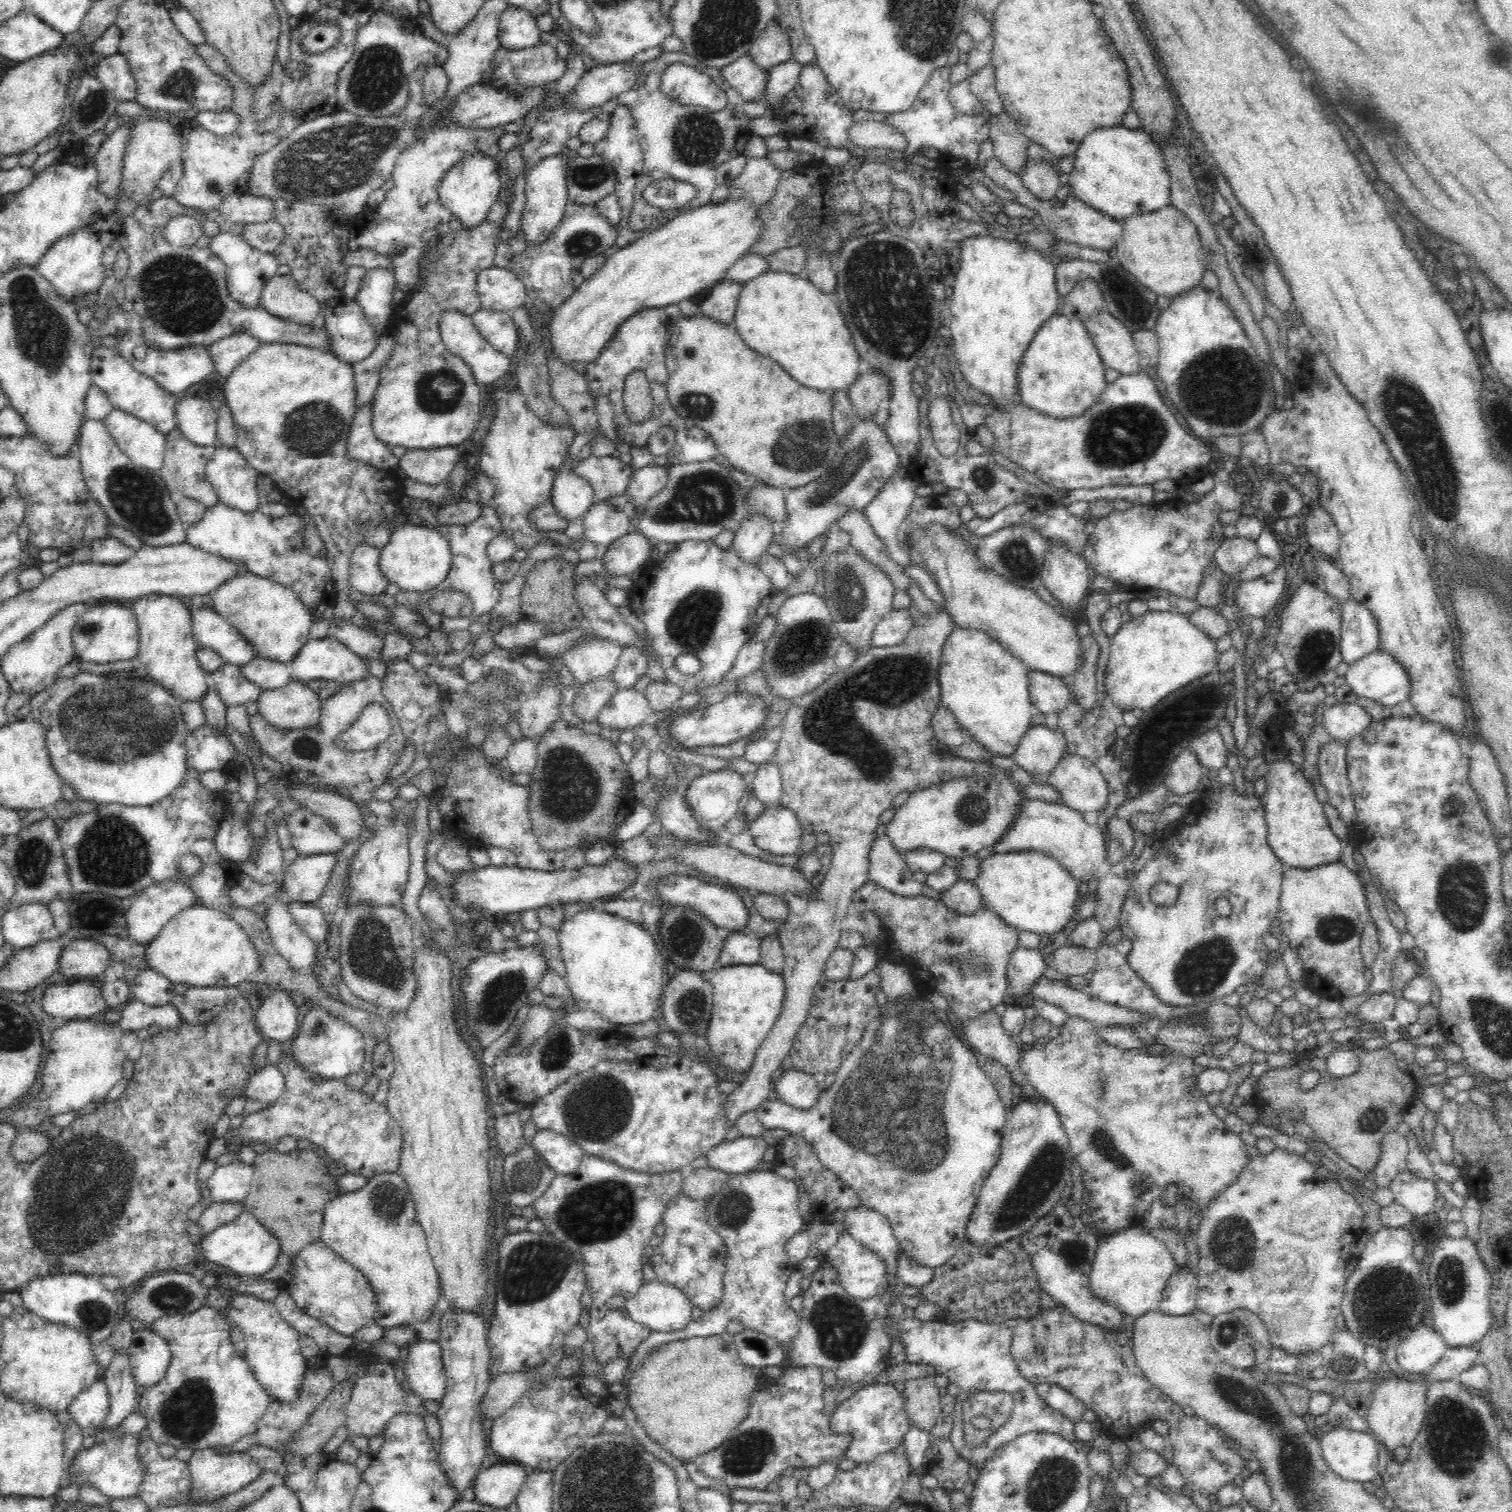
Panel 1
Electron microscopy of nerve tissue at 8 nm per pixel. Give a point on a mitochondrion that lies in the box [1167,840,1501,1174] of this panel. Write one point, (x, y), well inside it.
(1462, 898)

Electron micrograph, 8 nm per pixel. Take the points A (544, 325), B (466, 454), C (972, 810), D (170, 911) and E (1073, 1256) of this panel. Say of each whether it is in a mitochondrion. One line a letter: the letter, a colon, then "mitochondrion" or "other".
A: other
B: other
C: mitochondrion
D: other
E: mitochondrion

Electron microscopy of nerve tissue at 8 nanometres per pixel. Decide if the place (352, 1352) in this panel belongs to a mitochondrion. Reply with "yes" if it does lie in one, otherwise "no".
no

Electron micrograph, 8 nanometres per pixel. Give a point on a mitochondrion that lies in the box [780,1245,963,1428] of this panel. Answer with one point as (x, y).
(840, 1327)

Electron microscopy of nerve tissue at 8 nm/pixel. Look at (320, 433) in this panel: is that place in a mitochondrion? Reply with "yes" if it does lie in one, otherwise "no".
yes

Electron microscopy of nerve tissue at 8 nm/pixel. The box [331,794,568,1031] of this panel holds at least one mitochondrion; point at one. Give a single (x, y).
(374, 951)

